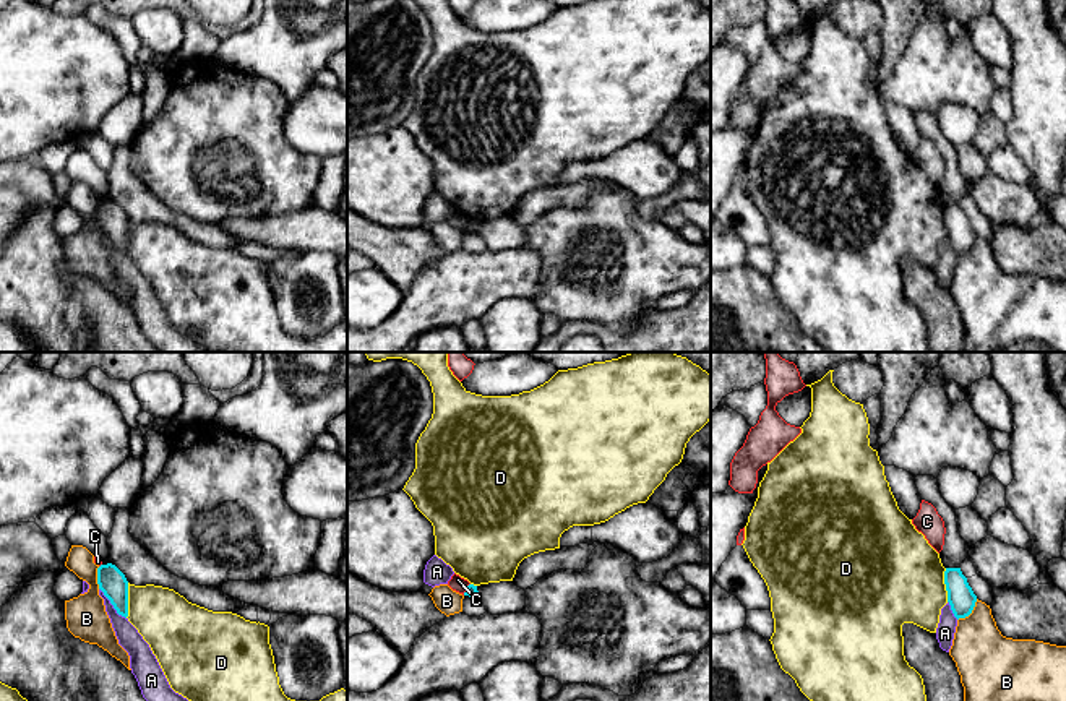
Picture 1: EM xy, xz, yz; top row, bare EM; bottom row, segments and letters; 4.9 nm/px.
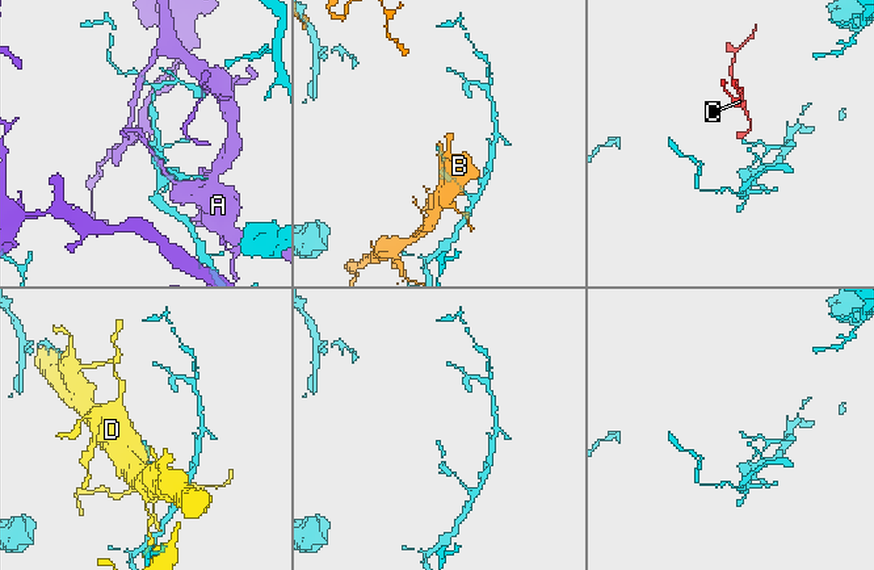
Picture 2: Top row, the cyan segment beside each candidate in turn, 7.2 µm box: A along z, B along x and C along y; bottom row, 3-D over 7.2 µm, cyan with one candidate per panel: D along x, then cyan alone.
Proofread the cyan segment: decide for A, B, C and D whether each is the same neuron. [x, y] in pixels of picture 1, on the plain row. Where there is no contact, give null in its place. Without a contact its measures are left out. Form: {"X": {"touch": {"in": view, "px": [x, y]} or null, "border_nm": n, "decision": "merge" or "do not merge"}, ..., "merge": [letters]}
{"A": {"touch": {"in": "xy", "px": [111, 239]}, "border_nm": 200, "decision": "do not merge"}, "B": {"touch": {"in": "yz", "px": [971, 249]}, "border_nm": 150, "decision": "do not merge"}, "C": {"touch": {"in": "xz", "px": [466, 226]}, "border_nm": 70, "decision": "do not merge"}, "D": {"touch": {"in": "xy", "px": [127, 237]}, "border_nm": 180, "decision": "do not merge"}, "merge": []}

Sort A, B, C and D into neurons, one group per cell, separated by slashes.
A / B / C / D

